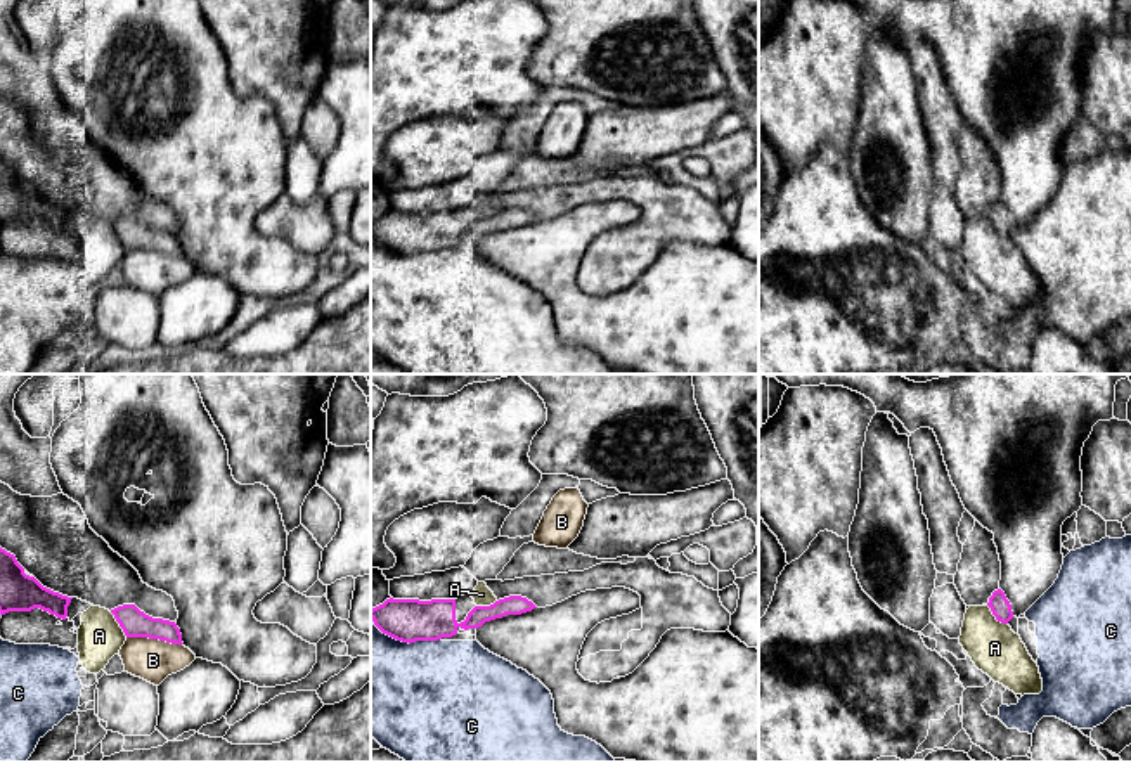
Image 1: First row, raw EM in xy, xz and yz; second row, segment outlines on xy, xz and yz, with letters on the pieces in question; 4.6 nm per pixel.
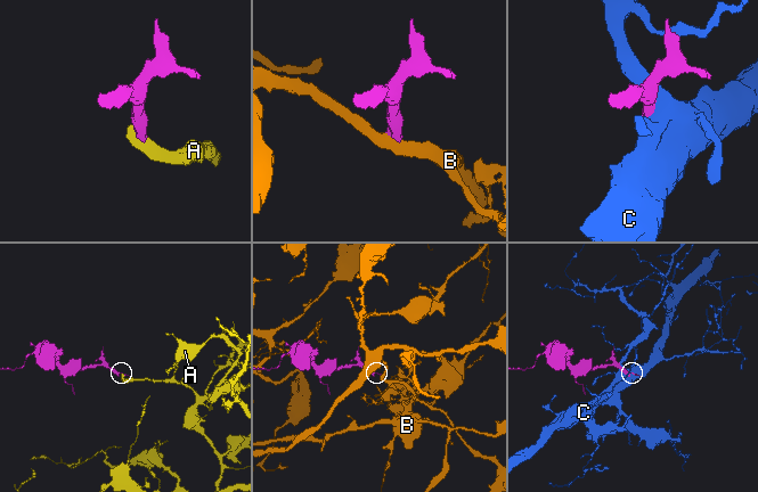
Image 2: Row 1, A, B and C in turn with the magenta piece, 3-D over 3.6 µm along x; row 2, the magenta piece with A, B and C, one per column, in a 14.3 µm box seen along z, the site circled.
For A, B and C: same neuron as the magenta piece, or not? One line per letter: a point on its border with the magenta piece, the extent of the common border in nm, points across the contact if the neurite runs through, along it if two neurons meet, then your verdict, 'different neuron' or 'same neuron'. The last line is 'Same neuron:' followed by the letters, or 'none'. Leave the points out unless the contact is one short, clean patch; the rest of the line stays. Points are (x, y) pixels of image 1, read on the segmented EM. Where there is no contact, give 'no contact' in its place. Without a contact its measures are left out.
A: contact xy (118, 622); length 150 nm; same neuron
B: contact xy (155, 638); length 260 nm; border xy (127, 636), (148, 636), (182, 645); different neuron
C: contact xz (404, 641); length 340 nm; different neuron
Same neuron: A

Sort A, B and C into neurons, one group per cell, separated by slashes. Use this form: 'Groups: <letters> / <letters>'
Groups: A / B / C

